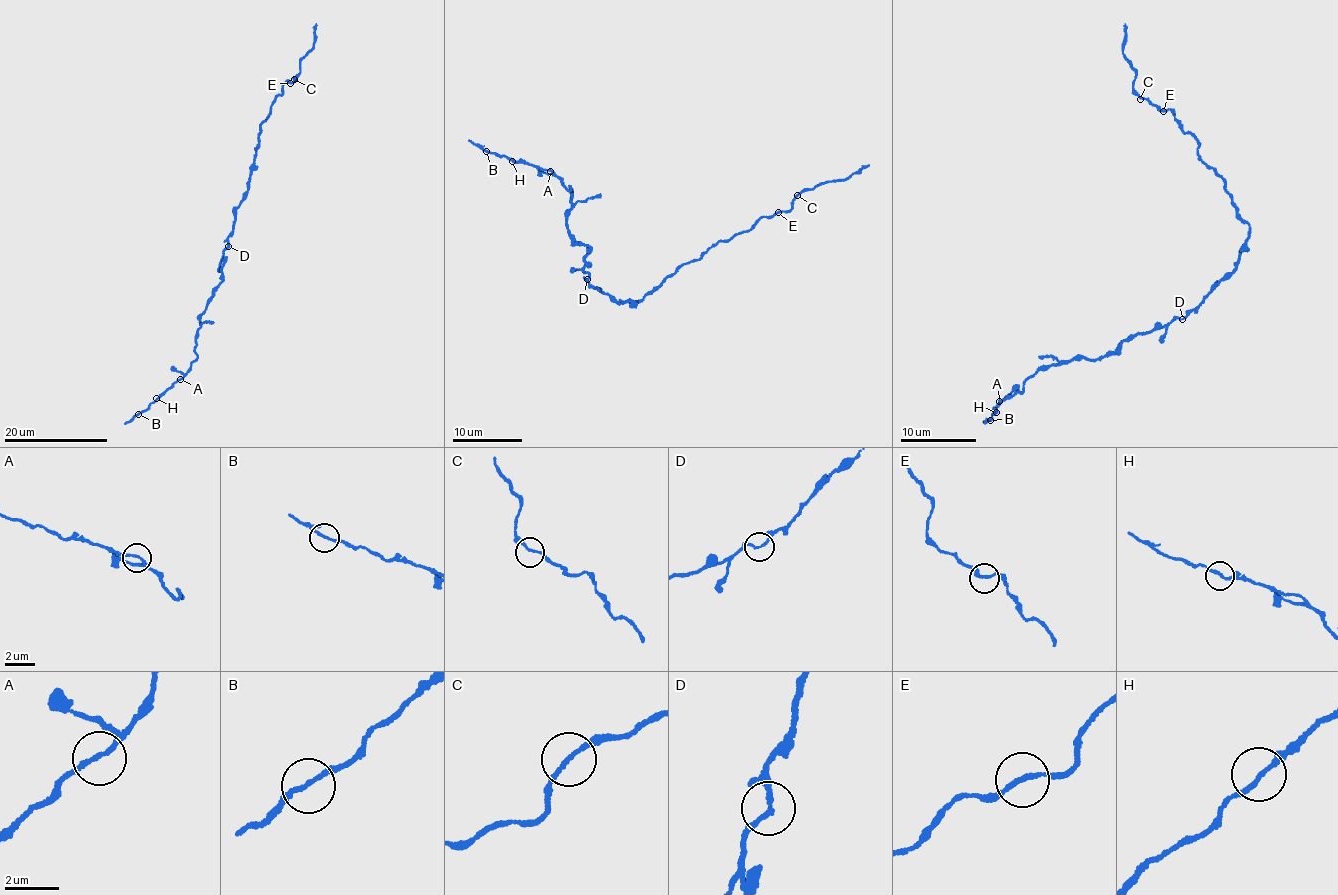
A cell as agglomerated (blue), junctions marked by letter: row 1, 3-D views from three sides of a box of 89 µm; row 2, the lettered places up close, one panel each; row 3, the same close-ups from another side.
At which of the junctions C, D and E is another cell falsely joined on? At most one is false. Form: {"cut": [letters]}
{"cut": []}

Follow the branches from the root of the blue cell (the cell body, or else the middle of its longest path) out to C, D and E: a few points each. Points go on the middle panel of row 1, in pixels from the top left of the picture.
C: (607, 294), (618, 302), (638, 302), (720, 239), (787, 211), (797, 195)
D: (607, 294), (594, 289), (586, 279)
E: (607, 294), (618, 302), (629, 299), (638, 302), (720, 239), (725, 241), (746, 232), (761, 218), (778, 212)

